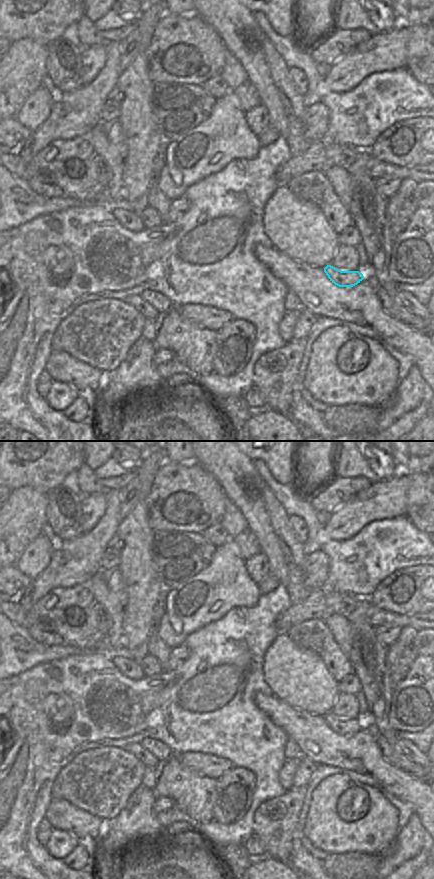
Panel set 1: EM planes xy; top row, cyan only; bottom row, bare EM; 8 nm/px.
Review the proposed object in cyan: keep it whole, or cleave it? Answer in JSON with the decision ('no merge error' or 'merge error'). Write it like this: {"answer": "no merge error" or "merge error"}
{"answer": "no merge error"}

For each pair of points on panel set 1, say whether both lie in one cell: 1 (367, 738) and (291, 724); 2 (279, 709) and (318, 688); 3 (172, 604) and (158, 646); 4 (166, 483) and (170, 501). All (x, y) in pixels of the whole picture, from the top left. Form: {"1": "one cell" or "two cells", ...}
{"1": "one cell", "2": "two cells", "3": "two cells", "4": "one cell"}

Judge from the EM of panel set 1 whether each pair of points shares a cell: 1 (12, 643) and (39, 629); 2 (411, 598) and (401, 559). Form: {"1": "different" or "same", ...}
{"1": "different", "2": "different"}

